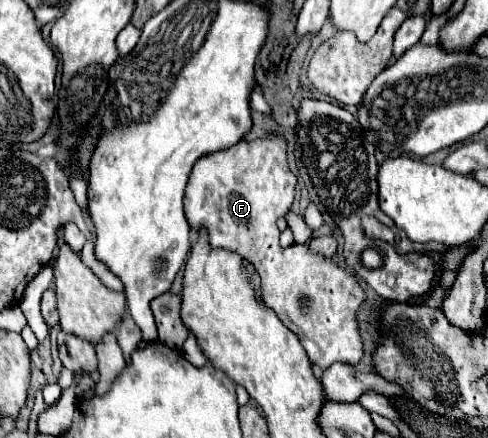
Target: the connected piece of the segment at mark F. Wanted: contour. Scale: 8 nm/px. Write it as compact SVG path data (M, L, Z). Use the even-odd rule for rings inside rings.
M268 135L255 141L241 139L233 147L227 147L217 153L209 153L193 165L189 185L187 185L187 197L185 197L185 213L189 219L189 227L191 229L205 227L209 231L209 243L213 247L231 249L255 267L255 271L261 277L263 301L299 337L313 365L319 365L321 369L327 369L335 361L357 365L363 355L363 345L357 331L357 309L365 299L361 285L343 267L333 265L323 257L315 257L308 246L294 243L289 246L289 249L279 247L281 231L277 229L277 219L285 217L287 211L291 209L295 185L297 185L297 179L289 171L287 145L282 136ZM301 295L307 295L311 299L309 311L301 309L301 303L299 303Z

